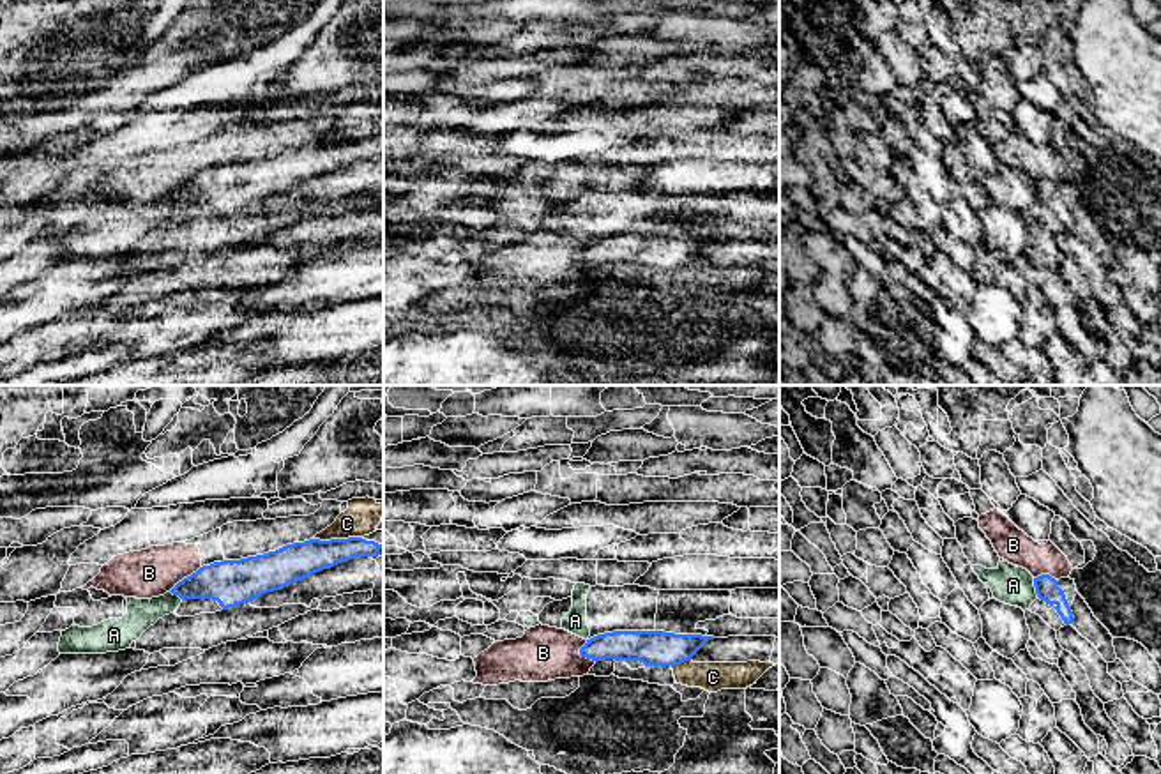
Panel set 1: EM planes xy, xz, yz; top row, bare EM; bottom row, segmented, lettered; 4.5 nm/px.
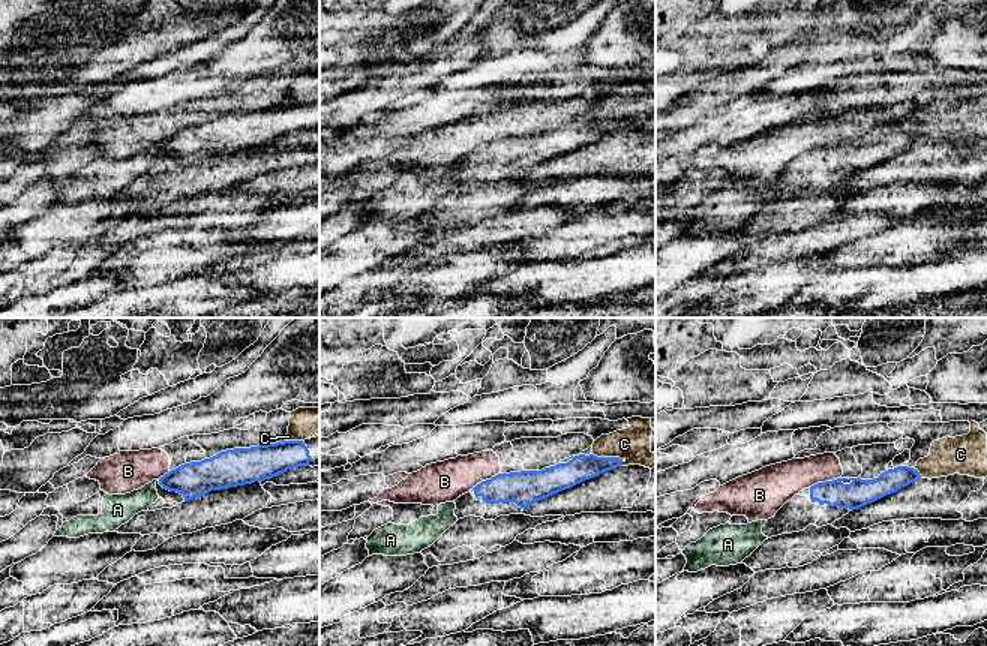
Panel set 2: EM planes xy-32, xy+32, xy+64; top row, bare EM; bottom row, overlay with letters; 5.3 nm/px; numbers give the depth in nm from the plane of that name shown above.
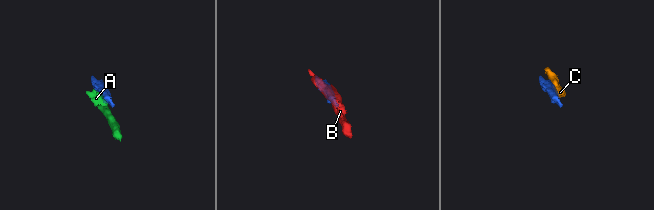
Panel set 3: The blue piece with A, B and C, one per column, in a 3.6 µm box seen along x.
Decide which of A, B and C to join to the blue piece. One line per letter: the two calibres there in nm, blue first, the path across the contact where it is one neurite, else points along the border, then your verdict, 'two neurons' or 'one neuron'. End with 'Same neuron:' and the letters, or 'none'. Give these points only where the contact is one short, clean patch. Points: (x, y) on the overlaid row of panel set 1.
A: calibres 110 and 180 nm; border yz (1032, 578), (1038, 596); two neurons
B: calibres 200 and 220 nm; border xy (200, 566), (168, 591); two neurons
C: calibres 170 and 160 nm; two neurons
Same neuron: none

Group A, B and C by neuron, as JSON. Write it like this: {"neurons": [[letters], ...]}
{"neurons": [["A"], ["B"], ["C"]]}

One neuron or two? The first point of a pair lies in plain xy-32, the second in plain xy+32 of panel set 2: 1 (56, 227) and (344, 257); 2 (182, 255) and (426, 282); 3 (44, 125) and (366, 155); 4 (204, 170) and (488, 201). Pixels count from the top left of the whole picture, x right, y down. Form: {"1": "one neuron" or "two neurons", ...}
{"1": "one neuron", "2": "one neuron", "3": "one neuron", "4": "one neuron"}

